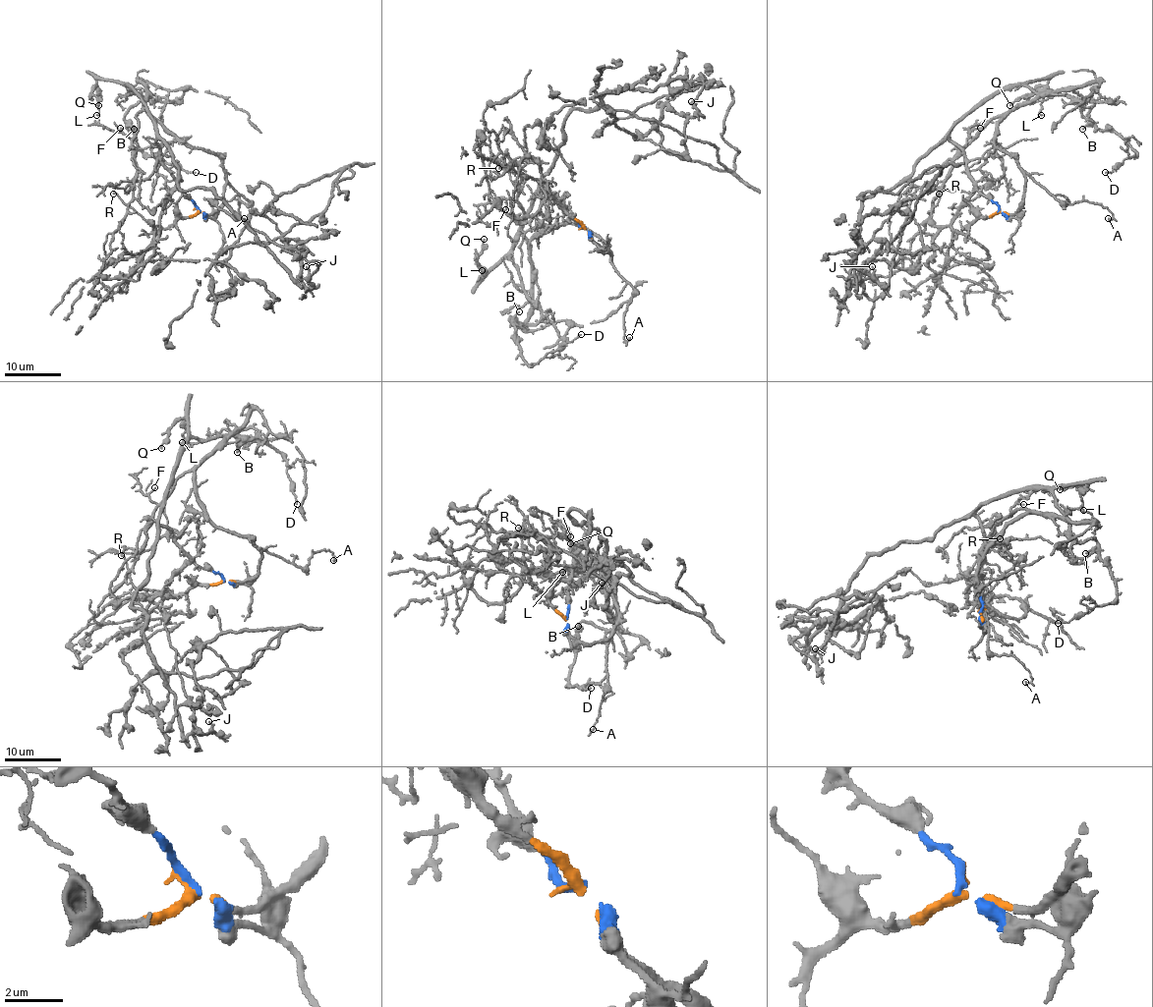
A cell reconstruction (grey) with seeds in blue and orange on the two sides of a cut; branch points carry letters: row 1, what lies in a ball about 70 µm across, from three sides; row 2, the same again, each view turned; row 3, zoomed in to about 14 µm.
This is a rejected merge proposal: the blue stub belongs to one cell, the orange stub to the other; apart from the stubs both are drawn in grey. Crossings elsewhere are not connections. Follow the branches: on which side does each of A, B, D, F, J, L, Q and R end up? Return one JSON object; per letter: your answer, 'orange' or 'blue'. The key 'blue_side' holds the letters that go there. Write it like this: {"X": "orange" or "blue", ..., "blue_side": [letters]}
{"A": "orange", "B": "blue", "D": "blue", "F": "orange", "J": "blue", "L": "blue", "Q": "blue", "R": "blue", "blue_side": ["B", "D", "J", "L", "Q", "R"]}

